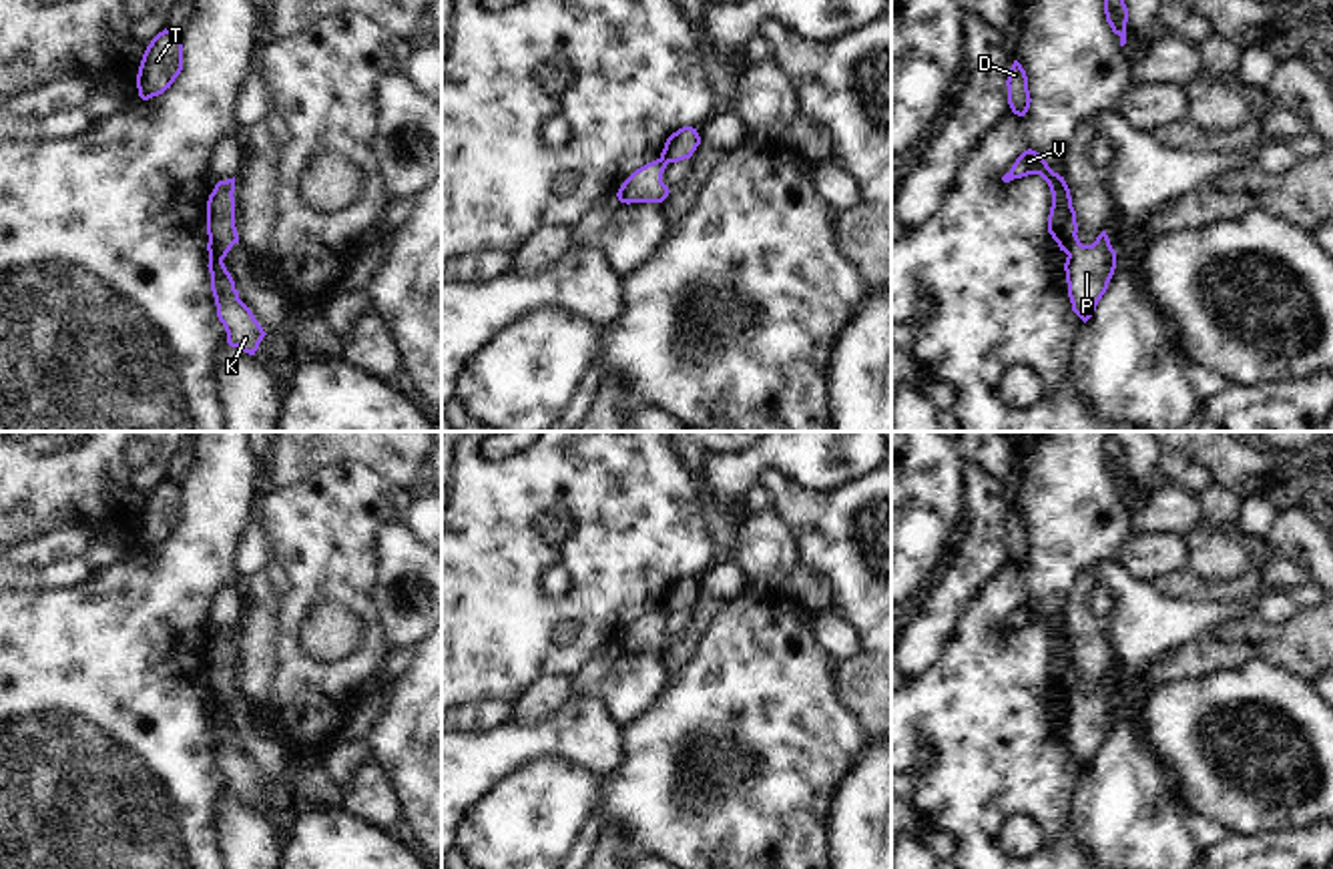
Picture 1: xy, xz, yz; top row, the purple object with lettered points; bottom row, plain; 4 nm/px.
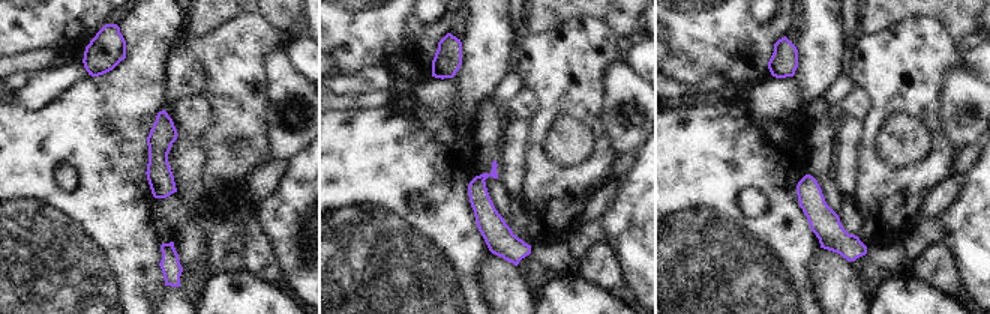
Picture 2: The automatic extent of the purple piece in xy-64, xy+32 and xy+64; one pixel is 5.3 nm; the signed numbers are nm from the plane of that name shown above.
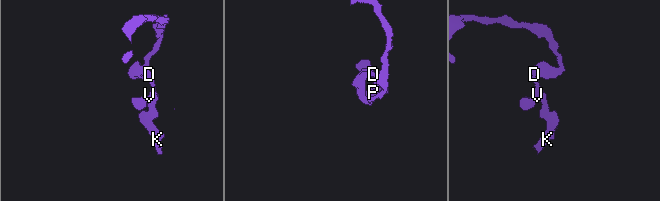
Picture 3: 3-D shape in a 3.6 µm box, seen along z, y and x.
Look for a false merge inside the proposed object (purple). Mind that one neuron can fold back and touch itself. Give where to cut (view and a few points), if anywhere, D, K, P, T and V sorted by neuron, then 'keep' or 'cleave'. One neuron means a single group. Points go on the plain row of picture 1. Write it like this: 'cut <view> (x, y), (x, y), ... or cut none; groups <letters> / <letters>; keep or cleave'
cut xy (209, 687), (221, 709); groups D T V / K P; cleave

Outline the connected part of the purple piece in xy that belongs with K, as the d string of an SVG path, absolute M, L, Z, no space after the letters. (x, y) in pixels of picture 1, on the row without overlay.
M213 690L207 692L209 700L209 722L211 722L211 741L217 755L217 767L227 781L227 793L249 805L255 805L259 793L267 785L251 759L239 749L235 731L227 720L223 708L215 702Z

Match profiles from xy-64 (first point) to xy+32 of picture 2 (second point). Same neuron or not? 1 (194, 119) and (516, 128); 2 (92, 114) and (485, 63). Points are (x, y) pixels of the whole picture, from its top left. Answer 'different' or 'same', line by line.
1: different
2: same

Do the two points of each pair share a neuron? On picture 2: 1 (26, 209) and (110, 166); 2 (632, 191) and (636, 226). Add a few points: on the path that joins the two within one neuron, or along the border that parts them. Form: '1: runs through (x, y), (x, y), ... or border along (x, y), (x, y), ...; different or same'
1: runs through (47, 209), (66, 209), (89, 187); same
2: runs through (636, 200), (636, 217); same

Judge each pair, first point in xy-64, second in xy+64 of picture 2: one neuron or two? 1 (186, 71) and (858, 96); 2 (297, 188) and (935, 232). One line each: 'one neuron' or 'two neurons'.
1: two neurons
2: two neurons

